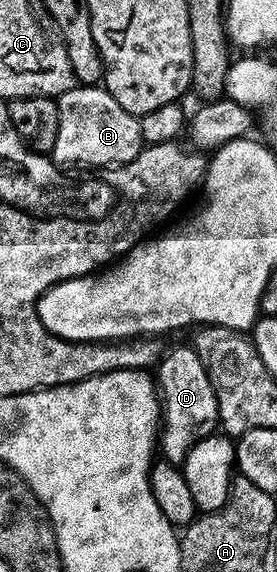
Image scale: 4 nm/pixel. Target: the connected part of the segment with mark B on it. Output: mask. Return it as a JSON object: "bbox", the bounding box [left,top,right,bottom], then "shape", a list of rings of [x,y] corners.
{"bbox":[51,86,147,170],"shape":[[[104,86],[70,87],[61,93],[57,105],[59,106],[59,136],[55,138],[51,159],[58,166],[82,164],[85,170],[112,170],[122,164],[135,162],[135,158],[139,158],[139,154],[147,147],[140,119],[123,110],[123,106],[115,102],[115,98]]]}

